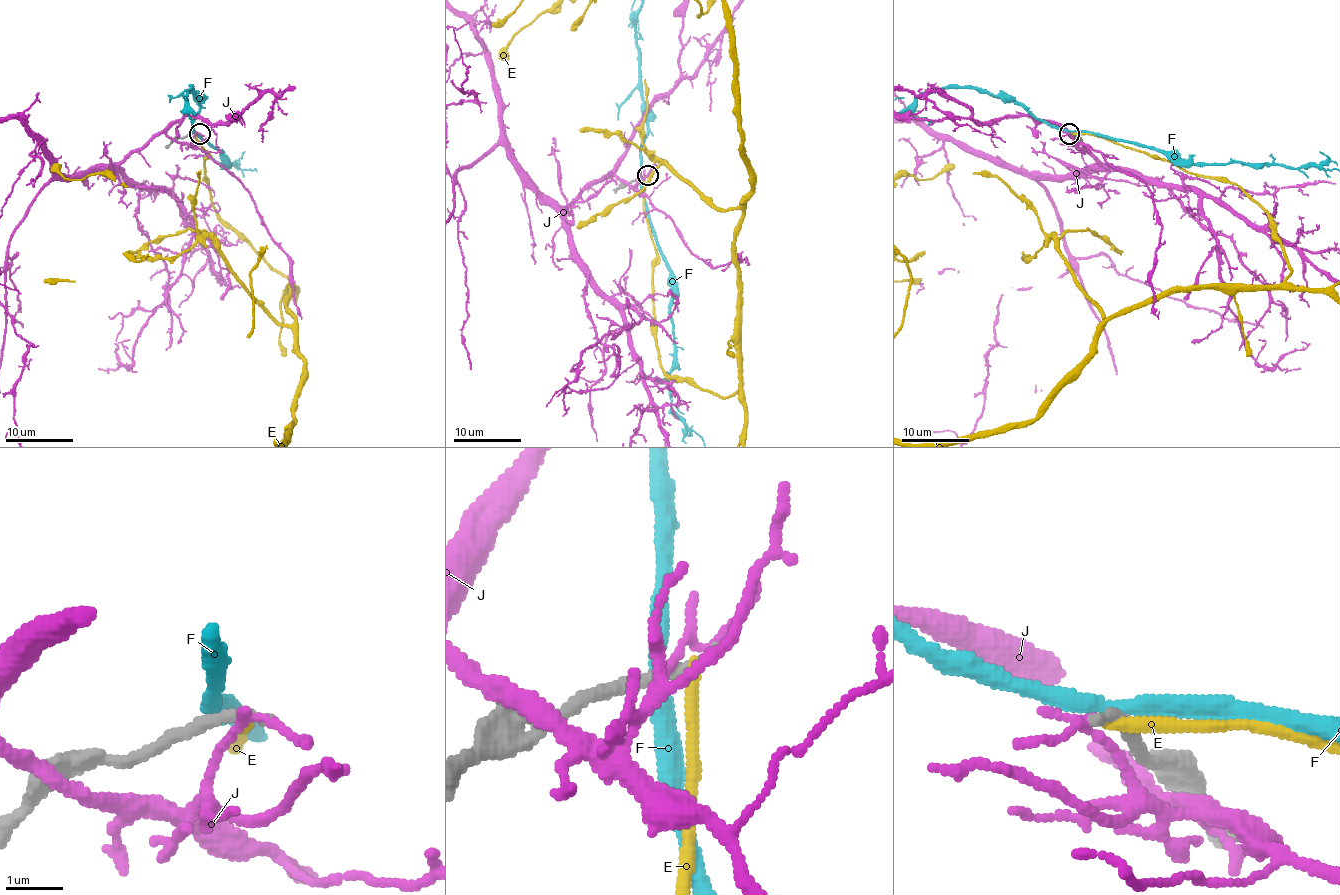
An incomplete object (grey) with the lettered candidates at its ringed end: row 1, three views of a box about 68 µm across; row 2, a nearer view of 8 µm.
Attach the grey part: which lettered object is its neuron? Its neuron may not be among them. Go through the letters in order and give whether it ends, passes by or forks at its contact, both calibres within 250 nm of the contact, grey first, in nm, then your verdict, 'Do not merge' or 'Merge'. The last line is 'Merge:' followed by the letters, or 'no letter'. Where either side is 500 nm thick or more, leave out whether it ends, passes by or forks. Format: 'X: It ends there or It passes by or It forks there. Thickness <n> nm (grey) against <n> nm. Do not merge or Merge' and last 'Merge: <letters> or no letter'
E: It ends there. Thickness 240 nm (grey) against 240 nm. Do not merge
F: It passes by. Thickness 320 nm (grey) against 280 nm. Do not merge
J: It passes by. Thickness 200 nm (grey) against 130 nm. Do not merge
Merge: no letter

